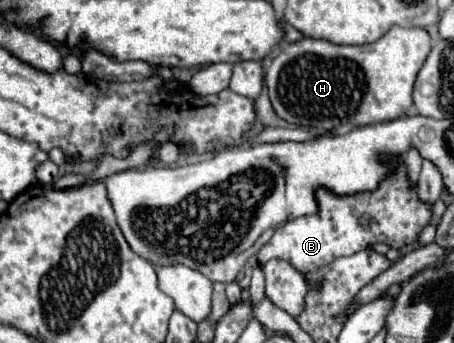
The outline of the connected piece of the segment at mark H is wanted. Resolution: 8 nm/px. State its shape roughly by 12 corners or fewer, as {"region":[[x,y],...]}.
{"region":[[303,37],[271,61],[277,117],[323,133],[413,105],[431,37]]}

